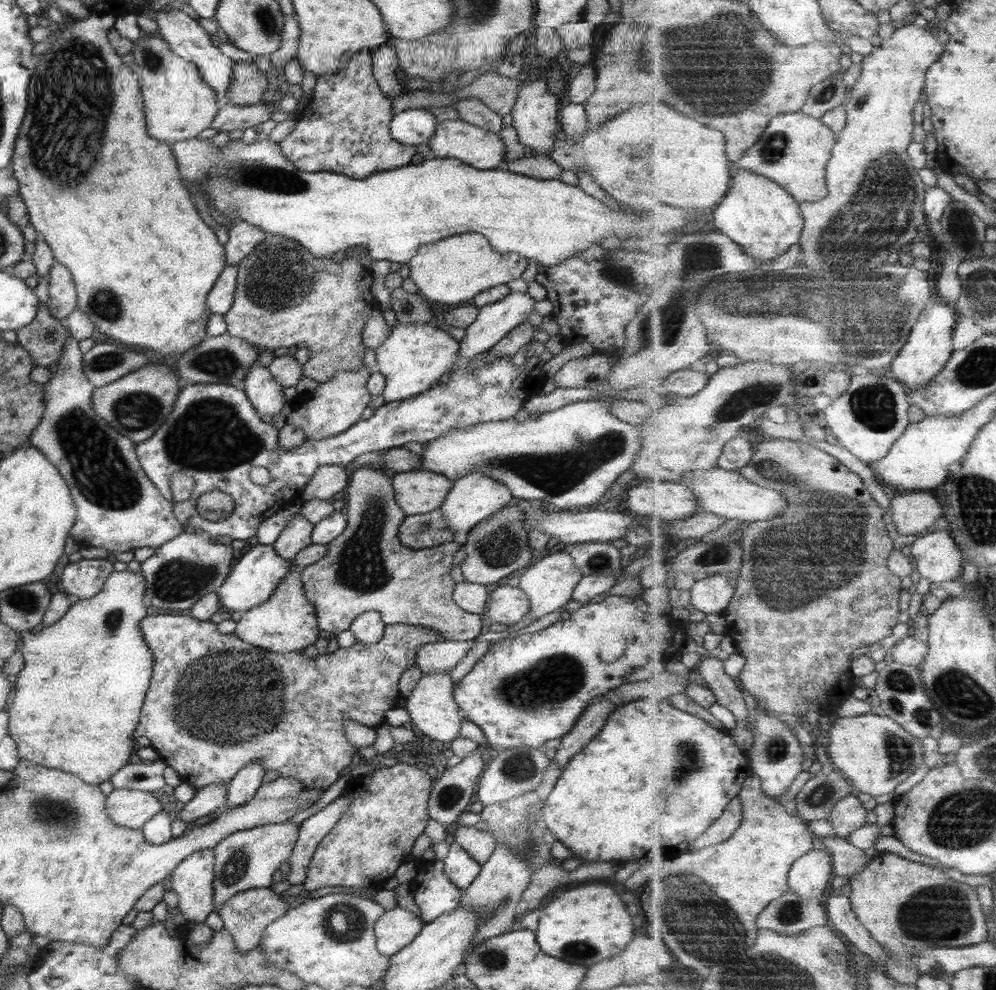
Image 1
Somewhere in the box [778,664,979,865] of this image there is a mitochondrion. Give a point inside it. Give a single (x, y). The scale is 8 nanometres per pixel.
(900, 753)

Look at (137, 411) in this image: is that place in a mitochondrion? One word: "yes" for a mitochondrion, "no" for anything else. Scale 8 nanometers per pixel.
yes

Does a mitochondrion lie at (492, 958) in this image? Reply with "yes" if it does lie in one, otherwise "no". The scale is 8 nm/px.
yes

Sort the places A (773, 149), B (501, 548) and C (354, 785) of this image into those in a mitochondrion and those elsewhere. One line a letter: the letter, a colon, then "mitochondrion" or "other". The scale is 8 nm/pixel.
A: mitochondrion
B: mitochondrion
C: other

